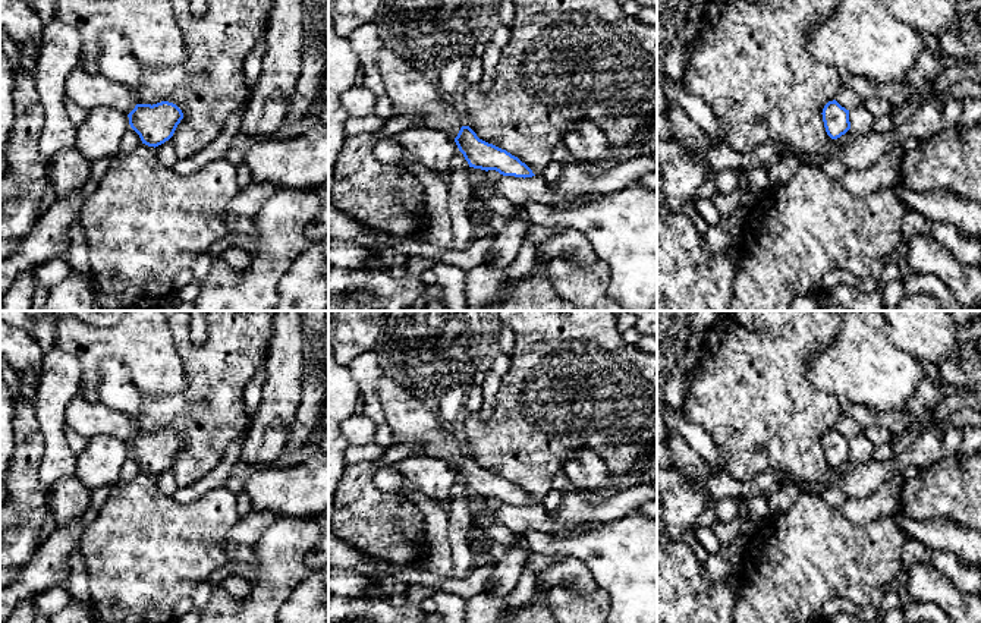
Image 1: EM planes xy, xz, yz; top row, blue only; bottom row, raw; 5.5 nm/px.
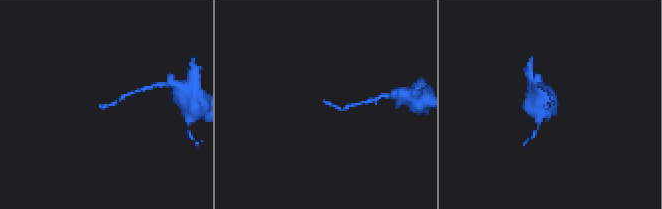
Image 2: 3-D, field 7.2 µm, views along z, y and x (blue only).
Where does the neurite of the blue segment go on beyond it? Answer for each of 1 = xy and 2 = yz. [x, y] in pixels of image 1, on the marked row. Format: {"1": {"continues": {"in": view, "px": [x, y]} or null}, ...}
{"1": {"continues": null}, "2": {"continues": null}}

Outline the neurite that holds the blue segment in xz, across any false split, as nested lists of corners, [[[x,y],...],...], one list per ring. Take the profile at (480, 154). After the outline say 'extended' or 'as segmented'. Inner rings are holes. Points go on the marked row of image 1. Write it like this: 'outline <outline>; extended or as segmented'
outline [[[383,45],[377,54],[377,66],[394,114],[422,114],[419,126],[452,136],[469,167],[523,179],[535,176],[518,157],[480,139],[469,126],[465,126],[465,114],[447,103],[440,88],[431,84],[416,64]]]; extended

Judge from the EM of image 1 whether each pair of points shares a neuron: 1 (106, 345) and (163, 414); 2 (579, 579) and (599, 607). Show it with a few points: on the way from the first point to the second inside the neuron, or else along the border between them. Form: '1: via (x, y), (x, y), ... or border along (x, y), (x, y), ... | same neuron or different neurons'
1: border along (179, 390), (170, 395), (141, 393) | different neurons
2: border along (555, 585), (569, 585), (579, 594), (599, 588) | different neurons

